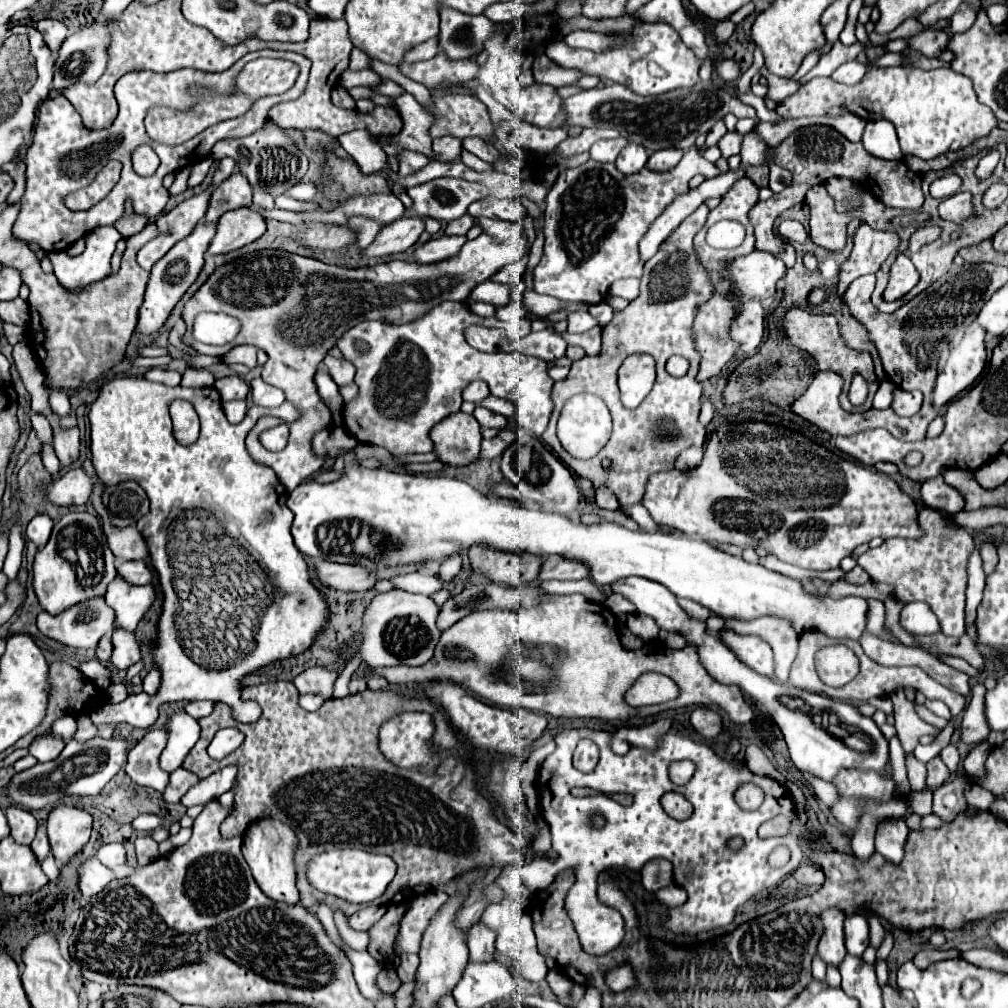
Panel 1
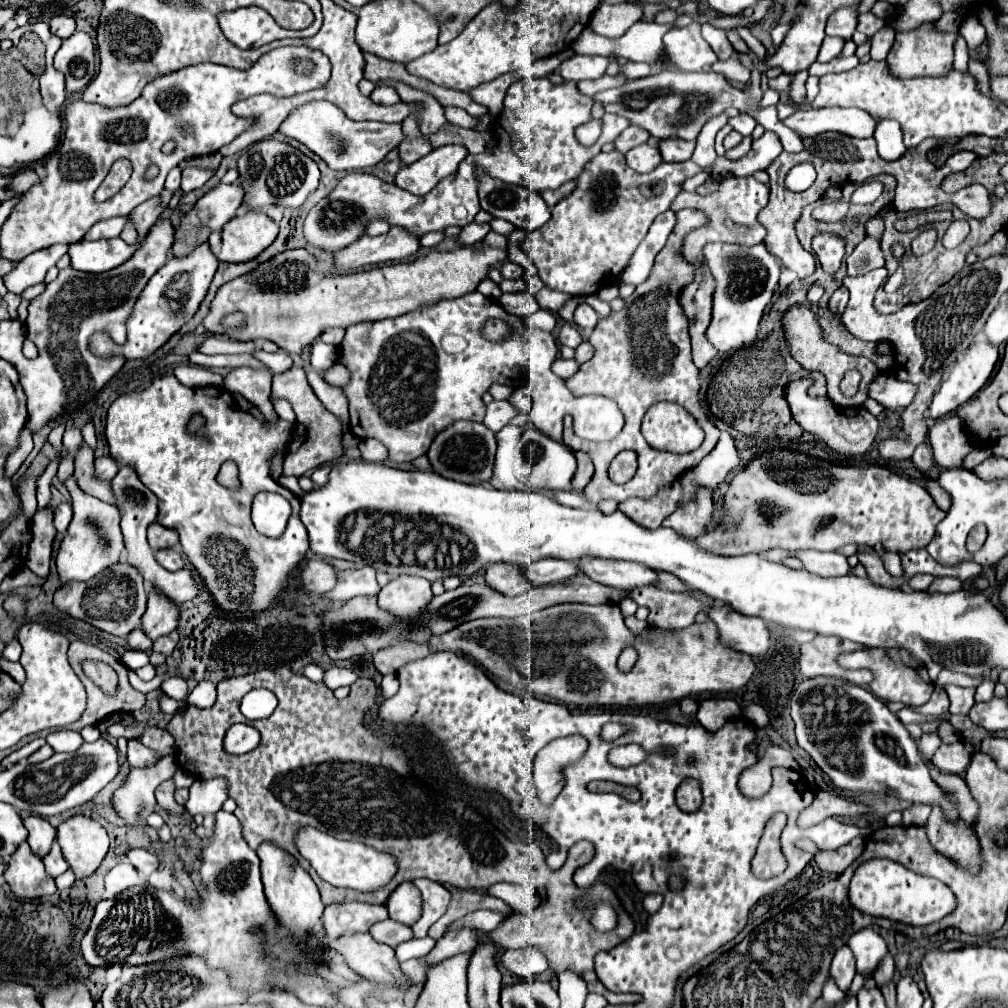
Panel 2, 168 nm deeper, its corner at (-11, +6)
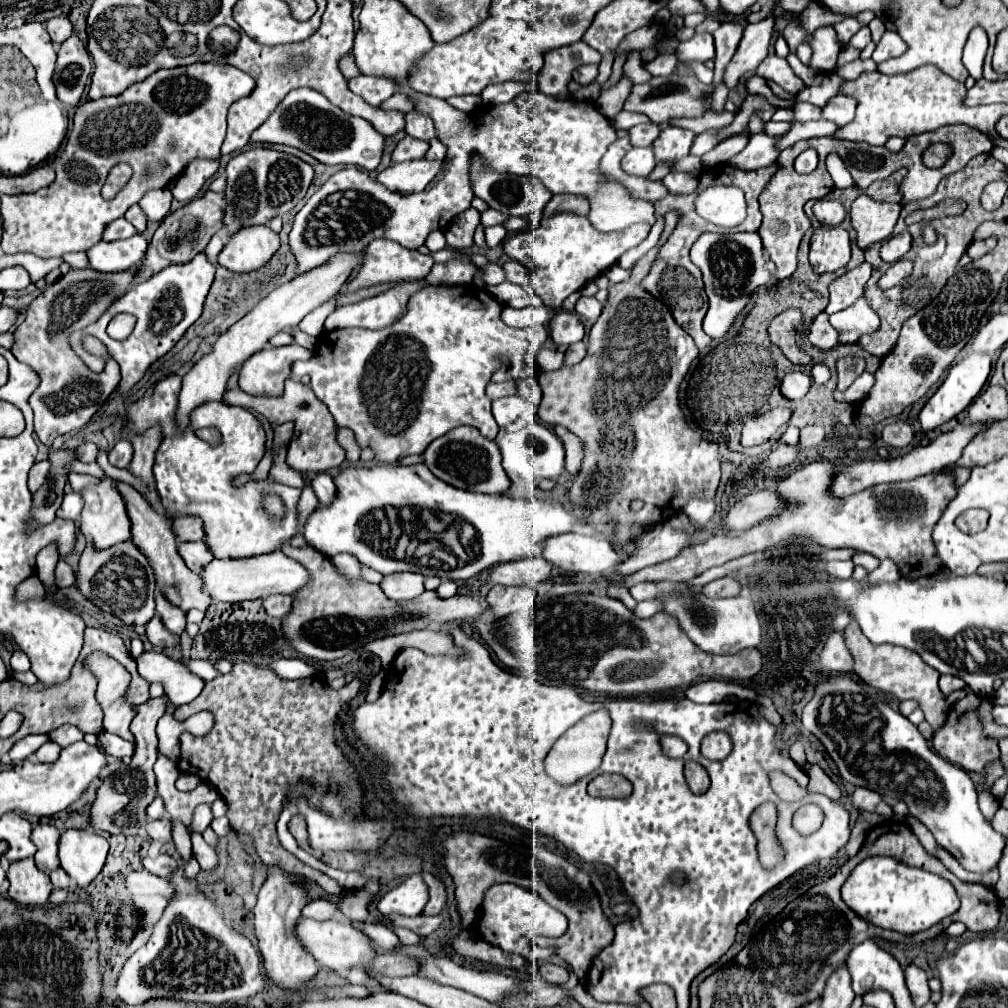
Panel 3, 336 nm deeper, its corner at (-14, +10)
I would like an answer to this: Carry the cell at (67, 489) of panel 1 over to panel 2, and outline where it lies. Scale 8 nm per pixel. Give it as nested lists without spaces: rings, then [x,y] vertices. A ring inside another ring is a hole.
[[[101,456],[95,460],[95,478],[99,480],[113,480],[113,476],[119,472],[117,462],[111,456]]]

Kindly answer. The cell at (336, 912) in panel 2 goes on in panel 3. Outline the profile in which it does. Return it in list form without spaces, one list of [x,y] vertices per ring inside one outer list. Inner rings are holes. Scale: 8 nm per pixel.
[[[310,900],[310,902],[302,908],[302,914],[304,914],[306,918],[314,918],[314,920],[334,918],[336,912],[338,912],[338,906],[336,906],[336,902],[332,902],[332,900]]]

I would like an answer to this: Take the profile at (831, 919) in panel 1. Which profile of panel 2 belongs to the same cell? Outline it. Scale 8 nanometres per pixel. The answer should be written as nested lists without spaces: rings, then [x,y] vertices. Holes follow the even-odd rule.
[[[845,944],[843,948],[839,948],[833,956],[831,962],[831,976],[835,978],[837,986],[845,992],[851,986],[851,980],[855,978],[857,966],[855,966],[855,956],[851,952],[851,948]]]

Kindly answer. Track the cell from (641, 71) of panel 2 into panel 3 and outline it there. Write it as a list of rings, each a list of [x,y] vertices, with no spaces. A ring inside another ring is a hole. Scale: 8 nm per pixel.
[[[658,54],[652,62],[646,64],[646,70],[652,74],[652,76],[670,76],[676,68],[676,54]]]

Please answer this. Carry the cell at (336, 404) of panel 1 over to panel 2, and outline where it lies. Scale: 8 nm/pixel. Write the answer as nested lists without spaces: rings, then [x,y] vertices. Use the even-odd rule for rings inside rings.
[[[317,340],[311,348],[311,368],[319,374],[329,370],[333,364],[337,364],[337,348],[331,344],[325,344]]]

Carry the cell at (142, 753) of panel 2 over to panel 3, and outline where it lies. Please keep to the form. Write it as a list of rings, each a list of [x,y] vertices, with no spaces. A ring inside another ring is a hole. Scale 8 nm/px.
[[[100,732],[98,734],[98,744],[102,748],[104,754],[108,756],[114,756],[114,758],[124,758],[124,756],[130,756],[134,754],[132,750],[132,744],[120,736],[112,736],[108,732]]]

